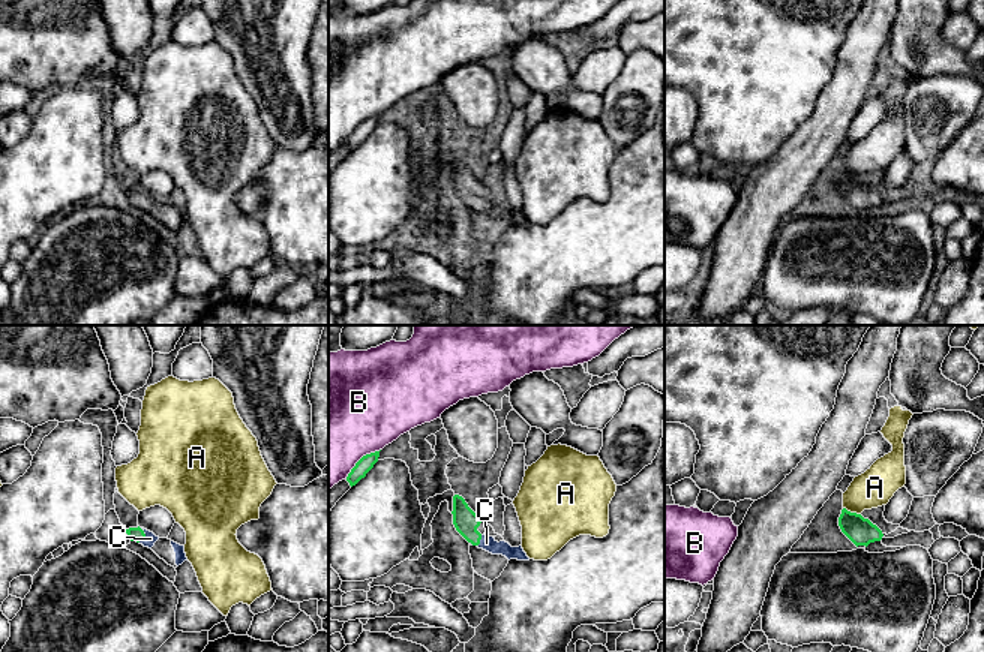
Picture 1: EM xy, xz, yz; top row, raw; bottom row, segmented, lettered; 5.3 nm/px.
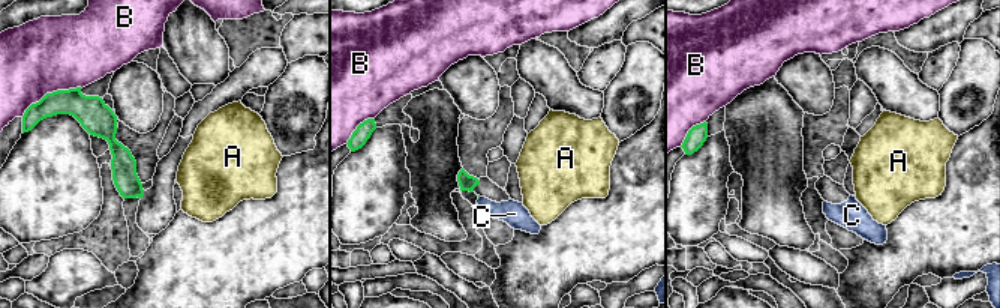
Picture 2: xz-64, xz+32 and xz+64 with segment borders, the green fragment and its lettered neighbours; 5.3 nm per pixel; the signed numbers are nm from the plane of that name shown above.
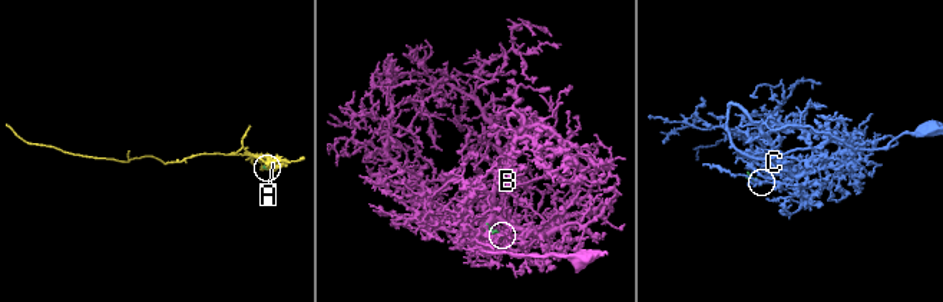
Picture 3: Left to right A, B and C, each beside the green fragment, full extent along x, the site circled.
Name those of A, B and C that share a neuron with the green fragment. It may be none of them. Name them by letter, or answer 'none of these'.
C

